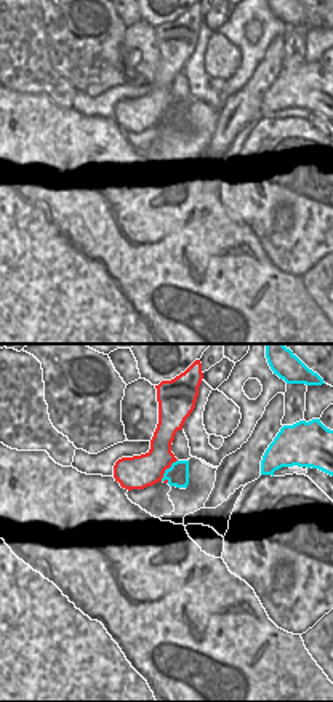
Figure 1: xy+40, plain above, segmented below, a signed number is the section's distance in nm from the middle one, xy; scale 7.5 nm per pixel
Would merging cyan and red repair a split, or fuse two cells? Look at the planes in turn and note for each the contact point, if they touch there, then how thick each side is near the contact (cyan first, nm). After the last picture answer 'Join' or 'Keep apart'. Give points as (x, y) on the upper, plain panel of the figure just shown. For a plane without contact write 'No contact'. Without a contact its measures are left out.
Touches cyan at (165, 112). Thickness 170 nm (cyan) against 260 nm

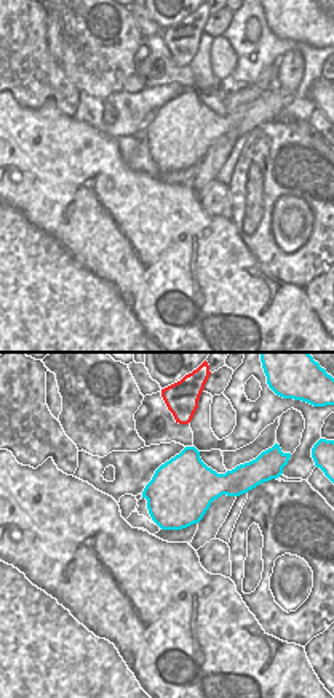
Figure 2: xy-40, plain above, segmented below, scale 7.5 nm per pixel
No contact

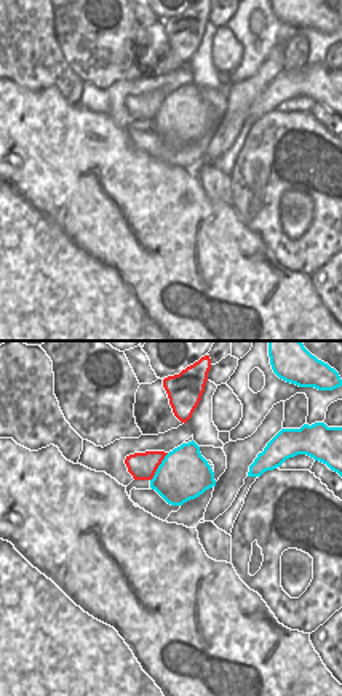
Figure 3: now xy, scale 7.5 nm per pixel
Touches cyan at (159, 109). Thickness 400 nm (cyan) against 220 nm

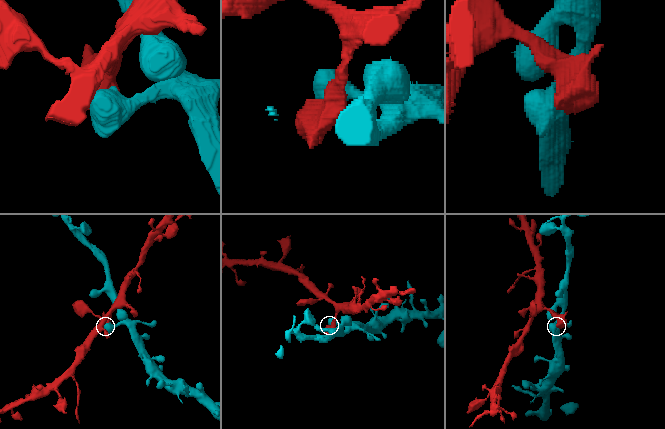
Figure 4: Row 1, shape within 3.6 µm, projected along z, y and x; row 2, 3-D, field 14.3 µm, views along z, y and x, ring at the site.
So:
Keep apart

